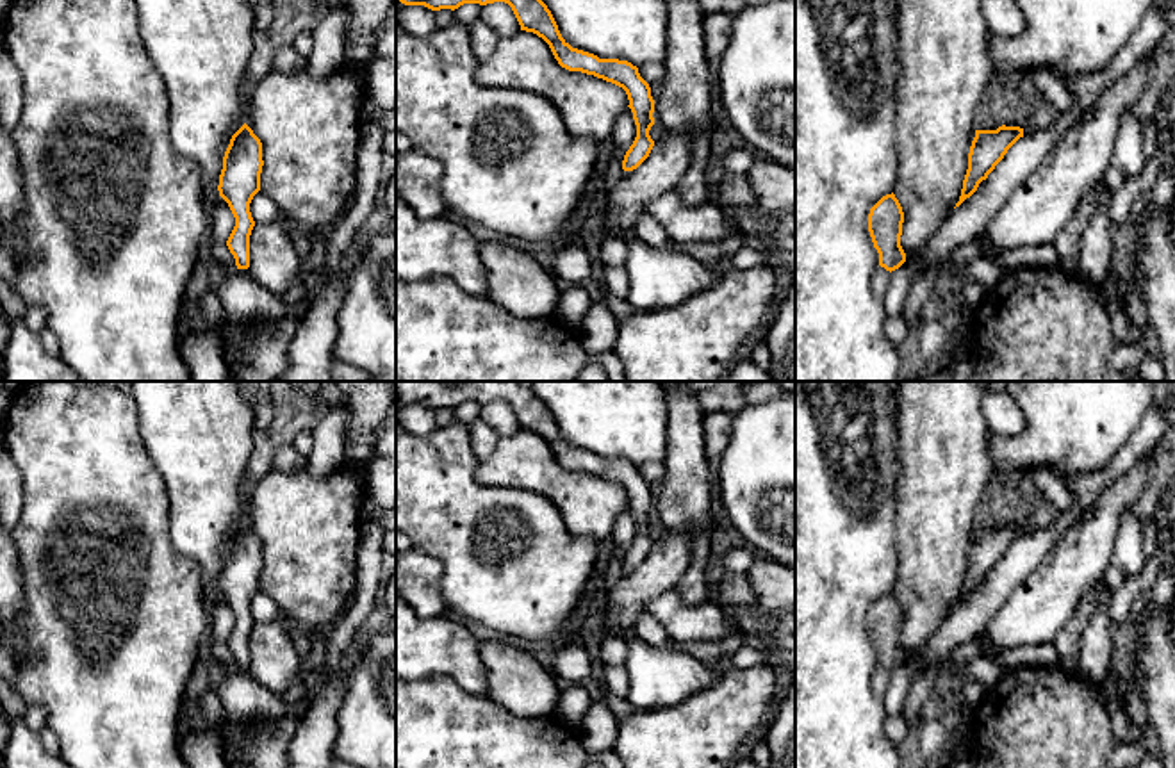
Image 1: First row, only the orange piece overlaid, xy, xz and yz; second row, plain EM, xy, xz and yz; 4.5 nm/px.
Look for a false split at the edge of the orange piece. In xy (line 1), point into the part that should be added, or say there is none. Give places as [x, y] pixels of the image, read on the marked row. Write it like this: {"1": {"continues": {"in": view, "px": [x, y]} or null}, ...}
{"1": {"continues": null}}

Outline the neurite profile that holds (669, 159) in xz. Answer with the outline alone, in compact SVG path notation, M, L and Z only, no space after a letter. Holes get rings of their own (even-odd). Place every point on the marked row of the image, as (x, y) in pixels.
M667 132L654 141L649 157L612 189L606 217L622 237L633 237L647 205L663 192L674 191L692 160L692 143L686 134Z

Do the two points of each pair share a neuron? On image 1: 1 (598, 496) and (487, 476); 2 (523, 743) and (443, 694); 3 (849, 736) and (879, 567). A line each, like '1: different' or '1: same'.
1: same
2: same
3: same

